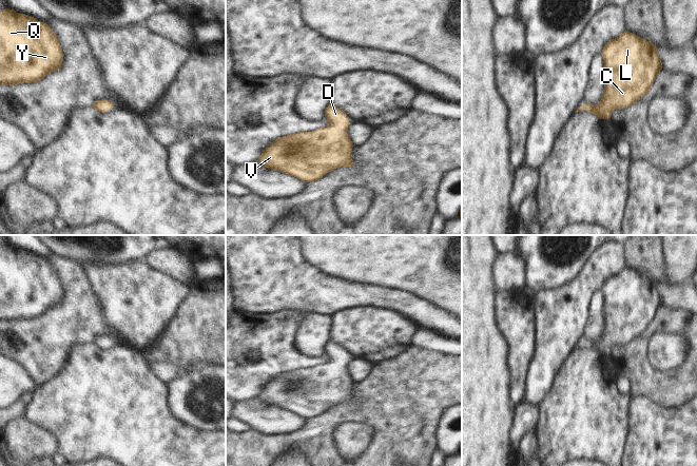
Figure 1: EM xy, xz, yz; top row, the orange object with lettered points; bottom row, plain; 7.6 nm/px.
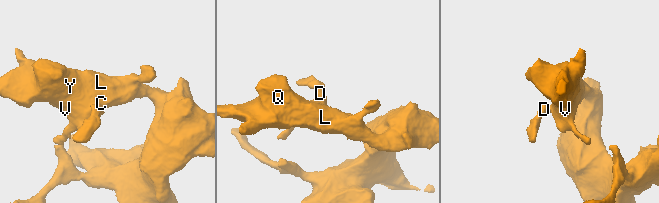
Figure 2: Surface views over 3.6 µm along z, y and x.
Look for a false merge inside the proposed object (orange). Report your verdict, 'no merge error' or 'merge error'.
no merge error

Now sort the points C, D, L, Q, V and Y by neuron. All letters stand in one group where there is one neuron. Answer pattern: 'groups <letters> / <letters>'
groups C D L Q V Y

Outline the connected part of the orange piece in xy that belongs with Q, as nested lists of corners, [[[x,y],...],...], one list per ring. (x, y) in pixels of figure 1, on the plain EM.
[[[11,245],[0,247],[0,322],[37,318],[58,306],[62,296],[60,277],[46,259]]]

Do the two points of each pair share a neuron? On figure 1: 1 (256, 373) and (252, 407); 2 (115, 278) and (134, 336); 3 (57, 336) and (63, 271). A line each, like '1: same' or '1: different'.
1: different
2: same
3: same

